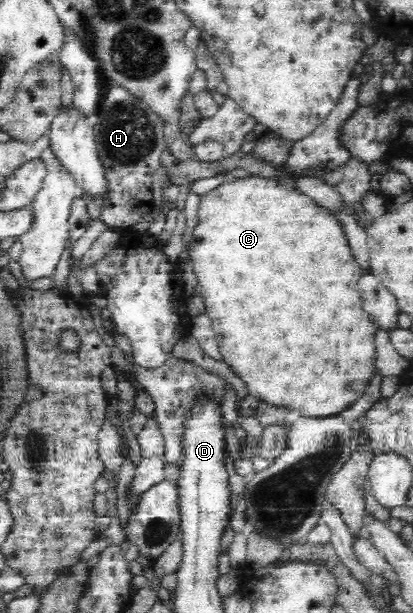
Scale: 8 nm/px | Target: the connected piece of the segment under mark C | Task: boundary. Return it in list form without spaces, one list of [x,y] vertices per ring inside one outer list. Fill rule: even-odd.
[[[247,176],[237,178],[230,183],[221,183],[201,196],[198,211],[199,224],[193,229],[189,243],[189,259],[198,281],[197,294],[203,297],[205,314],[210,318],[218,343],[217,349],[221,361],[227,364],[231,373],[244,383],[246,393],[269,405],[284,408],[285,411],[300,411],[301,416],[310,419],[337,417],[353,405],[367,389],[367,381],[375,375],[376,345],[375,335],[378,328],[369,313],[363,311],[357,279],[363,273],[362,267],[355,261],[339,224],[332,213],[315,203],[315,200],[296,187],[287,183],[275,183],[272,178]]]

